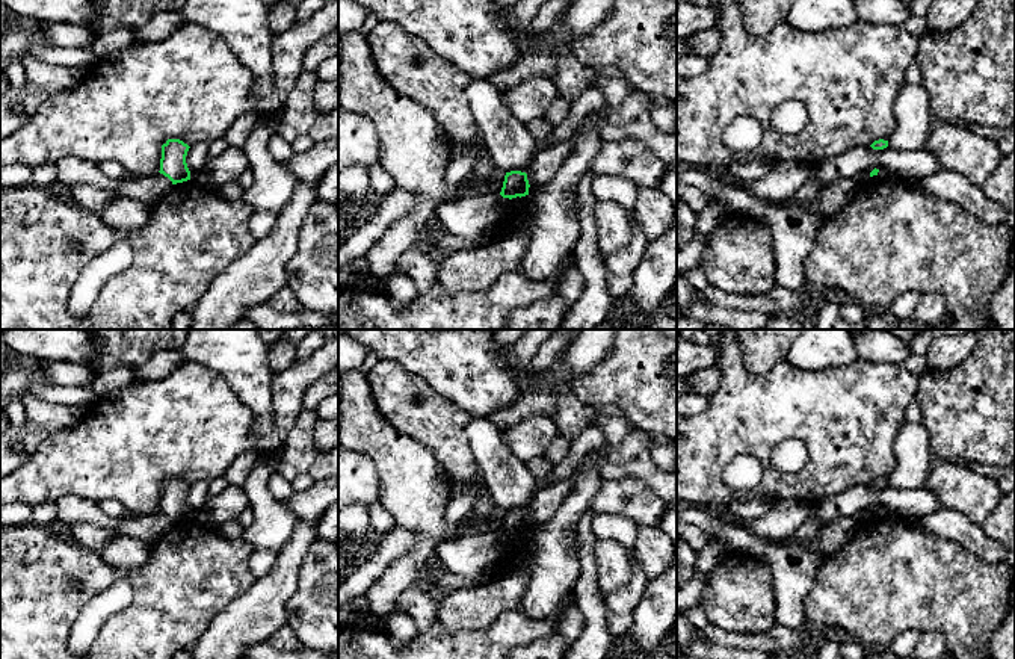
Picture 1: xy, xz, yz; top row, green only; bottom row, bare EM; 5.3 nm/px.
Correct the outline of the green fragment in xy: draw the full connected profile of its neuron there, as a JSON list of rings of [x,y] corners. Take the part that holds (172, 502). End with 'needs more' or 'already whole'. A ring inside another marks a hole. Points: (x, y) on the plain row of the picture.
[[[168,478],[162,484],[160,512],[168,515],[172,523],[190,518],[190,509],[186,502],[189,484],[180,478]]]; already whole

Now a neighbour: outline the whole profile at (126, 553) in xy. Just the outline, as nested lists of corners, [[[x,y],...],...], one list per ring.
[[[113,535],[103,547],[104,562],[116,568],[122,576],[142,570],[153,552],[153,543],[128,535]]]

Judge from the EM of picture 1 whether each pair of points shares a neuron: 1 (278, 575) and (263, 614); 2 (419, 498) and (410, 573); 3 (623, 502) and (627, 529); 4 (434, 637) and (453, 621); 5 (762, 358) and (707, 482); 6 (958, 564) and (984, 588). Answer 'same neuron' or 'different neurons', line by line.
1: same neuron
2: same neuron
3: different neurons
4: different neurons
5: different neurons
6: same neuron

